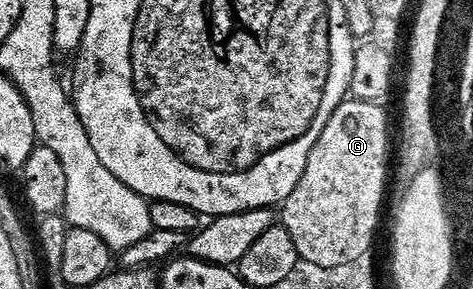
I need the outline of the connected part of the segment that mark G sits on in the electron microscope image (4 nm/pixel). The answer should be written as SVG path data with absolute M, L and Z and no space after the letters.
M348 98L333 115L326 117L325 123L322 125L321 138L317 138L317 142L309 154L309 162L305 166L303 177L297 182L297 190L293 190L293 194L289 194L289 198L281 205L282 227L287 228L289 234L293 234L293 242L297 246L300 261L311 262L325 268L349 266L350 263L364 259L368 255L367 251L374 246L375 231L379 228L379 215L383 212L383 195L387 192L387 112L383 108L385 107L382 103Z

